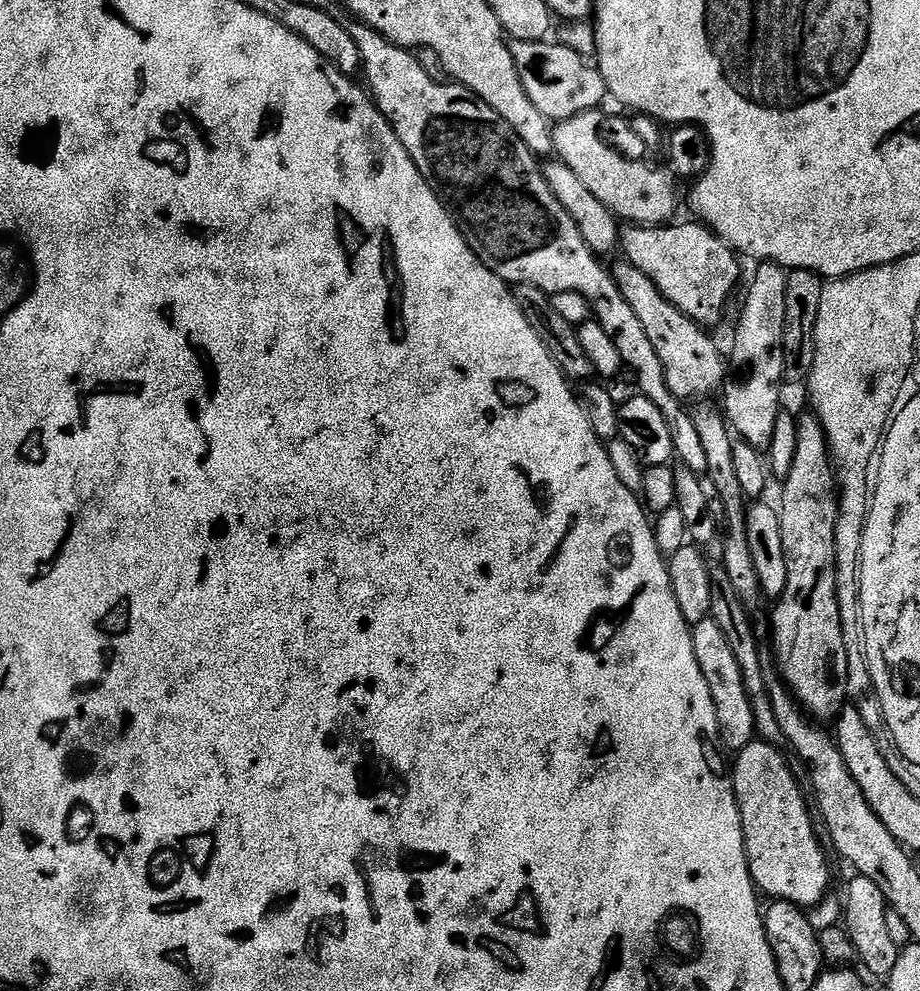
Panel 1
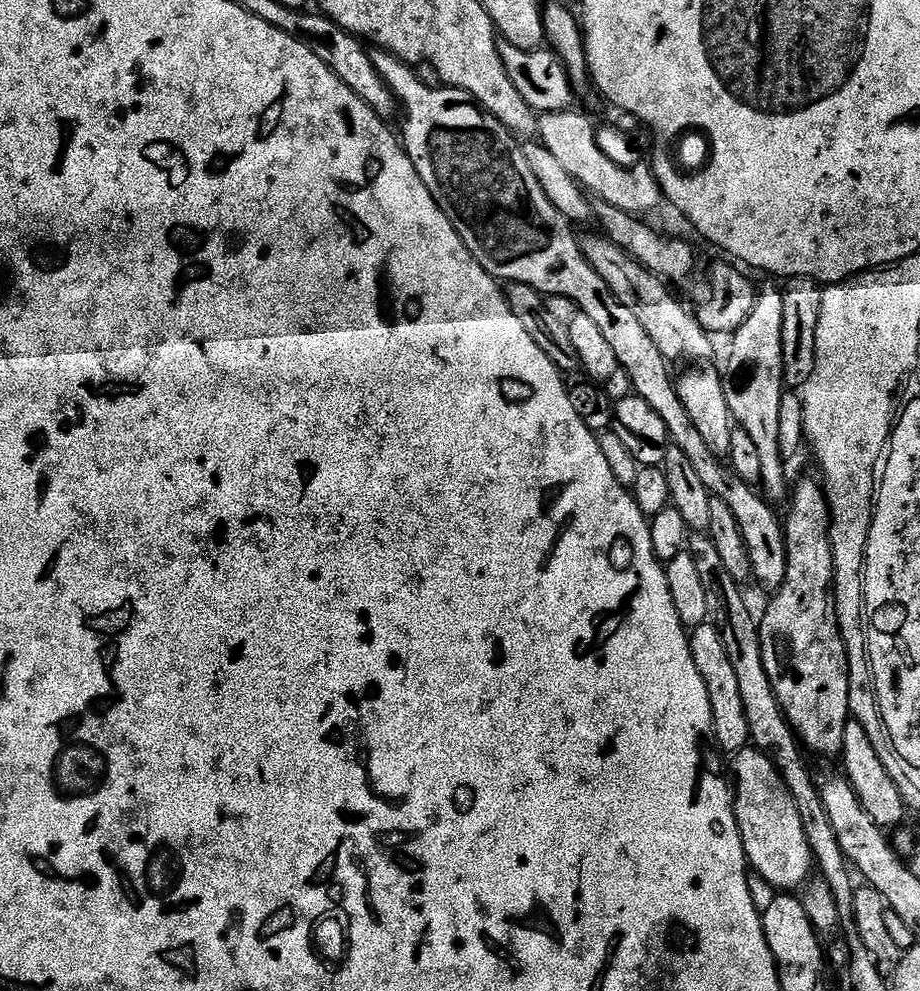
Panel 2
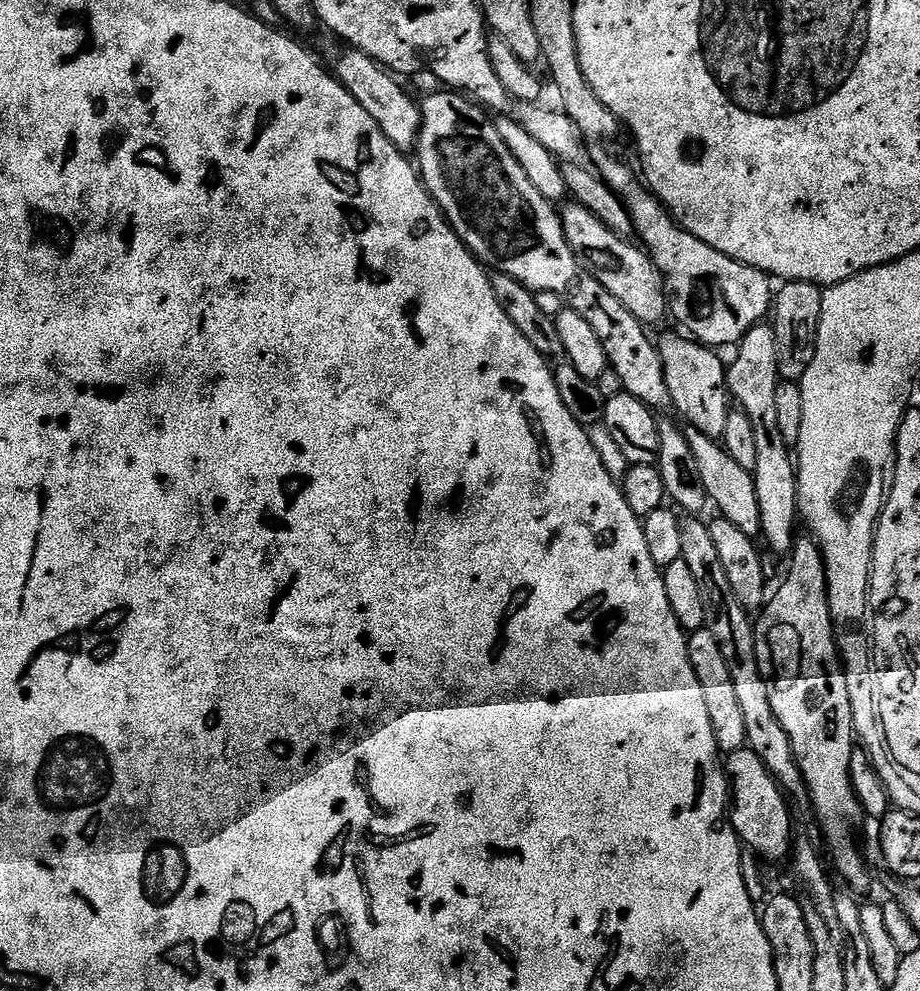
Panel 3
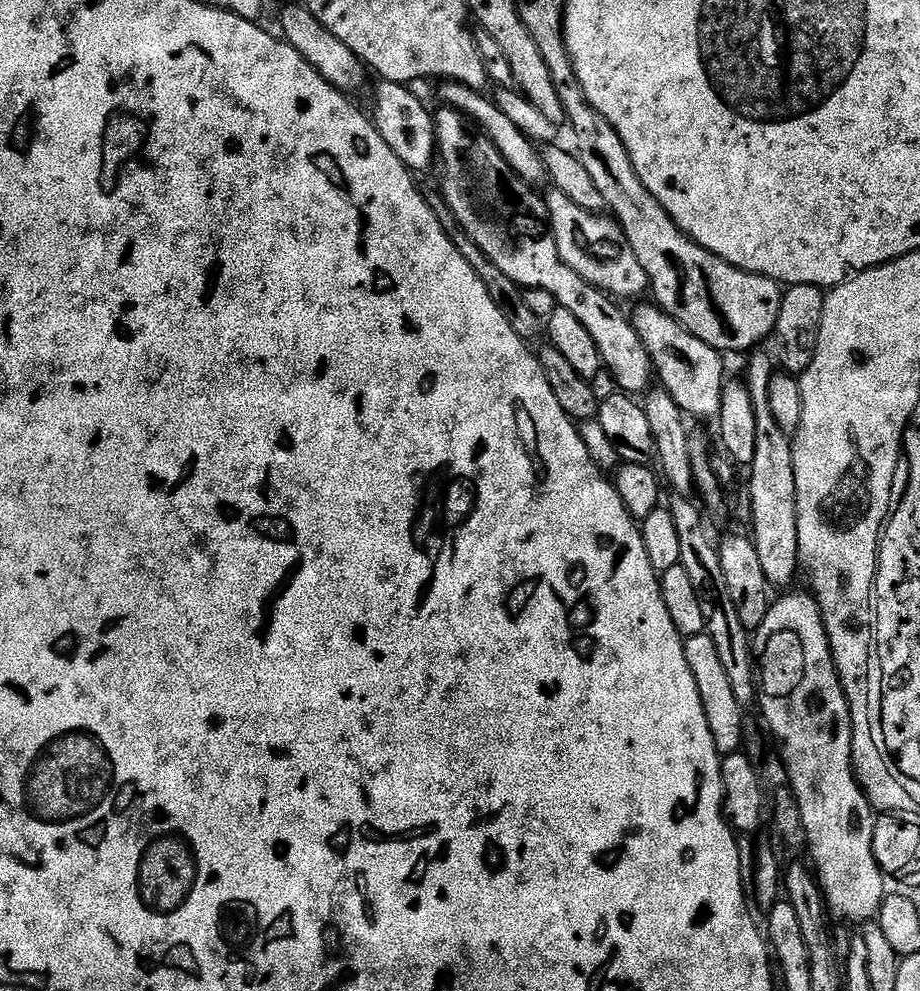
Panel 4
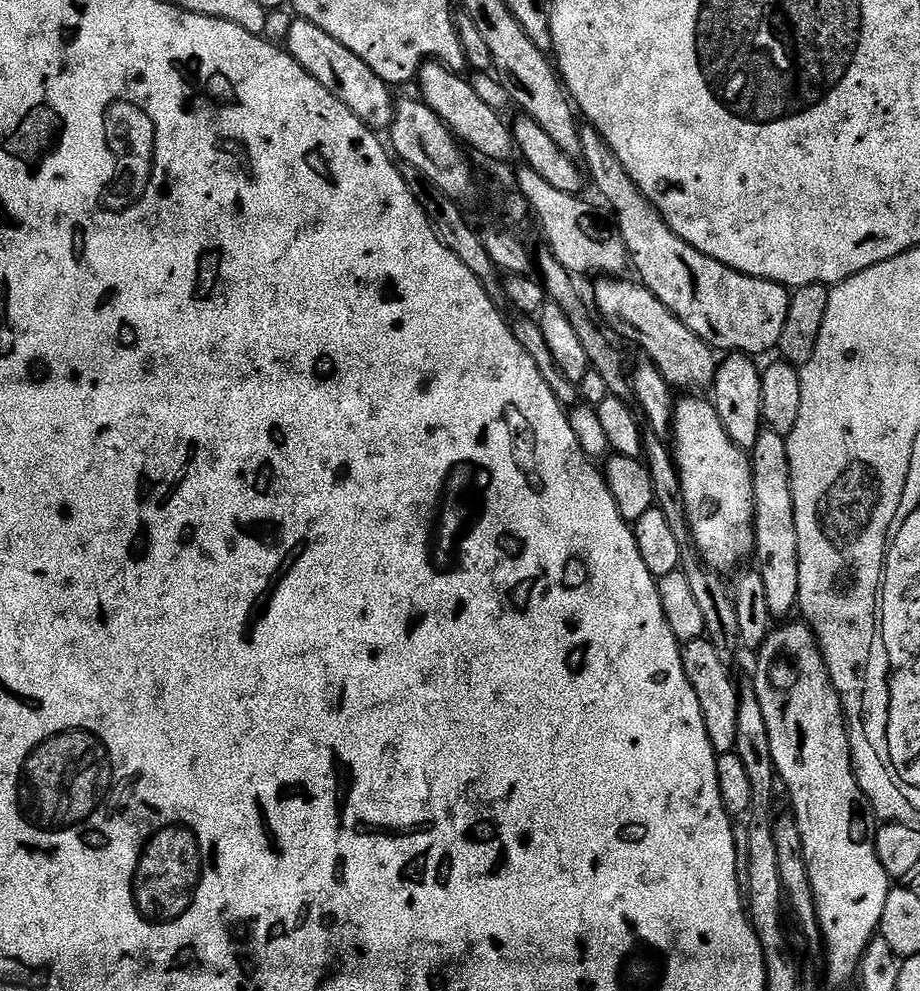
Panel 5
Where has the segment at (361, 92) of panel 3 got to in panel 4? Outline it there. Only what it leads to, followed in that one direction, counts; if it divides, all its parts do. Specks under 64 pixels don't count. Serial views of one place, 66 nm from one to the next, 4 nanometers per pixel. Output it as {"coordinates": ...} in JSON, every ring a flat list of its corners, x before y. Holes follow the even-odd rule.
{"coordinates":[[380,80,376,88,376,129,382,134,386,146,398,154,398,158,413,173,424,172,433,167,436,155,436,121,433,113,428,113,429,105,417,100,407,90,406,84]]}

